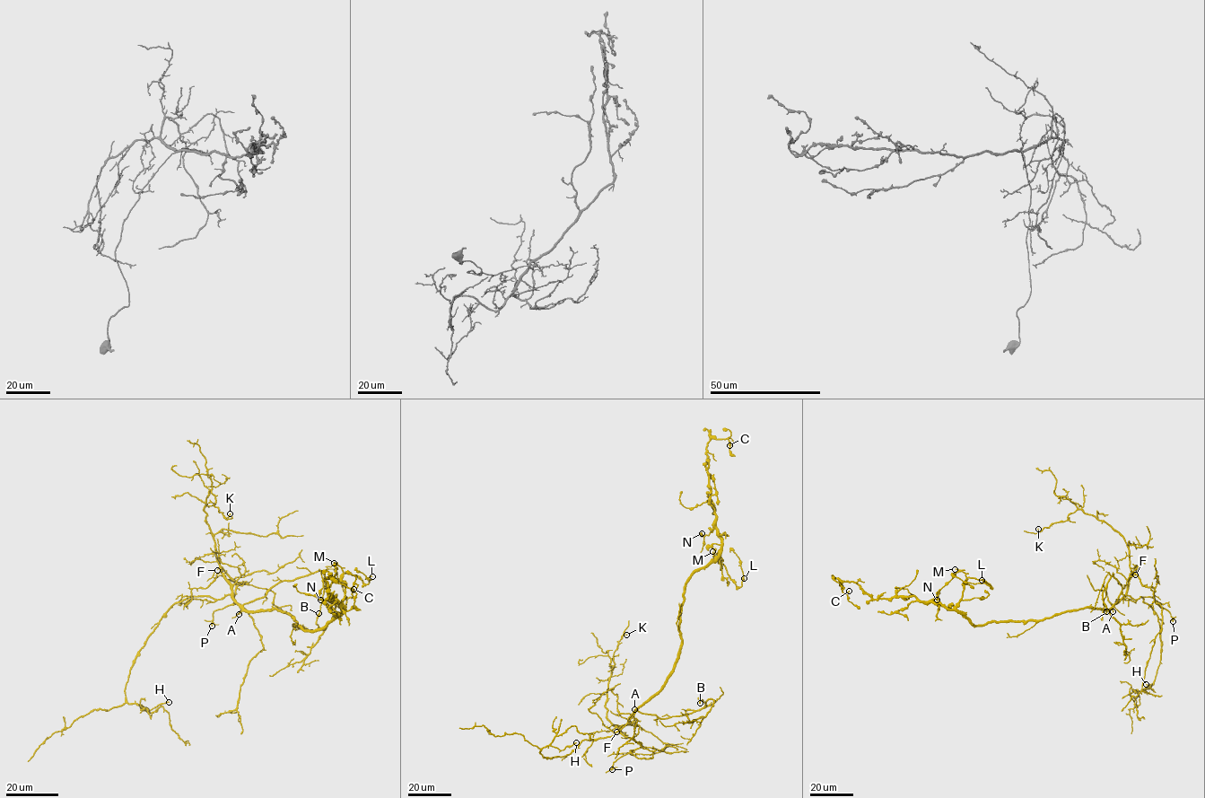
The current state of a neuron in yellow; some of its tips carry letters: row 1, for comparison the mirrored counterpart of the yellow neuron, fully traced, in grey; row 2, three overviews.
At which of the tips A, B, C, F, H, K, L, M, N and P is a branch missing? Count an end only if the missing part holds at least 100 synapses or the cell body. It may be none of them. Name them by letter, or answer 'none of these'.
A

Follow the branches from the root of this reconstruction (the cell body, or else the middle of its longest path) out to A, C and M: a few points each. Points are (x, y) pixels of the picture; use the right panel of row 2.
A: (1081, 609), (1111, 609), (1113, 611)
C: (1081, 609), (973, 625), (956, 610), (914, 596), (872, 599), (856, 583), (843, 582), (842, 591), (849, 591)
M: (1081, 609), (1043, 619), (973, 625), (956, 609), (966, 576), (964, 573), (955, 569)

